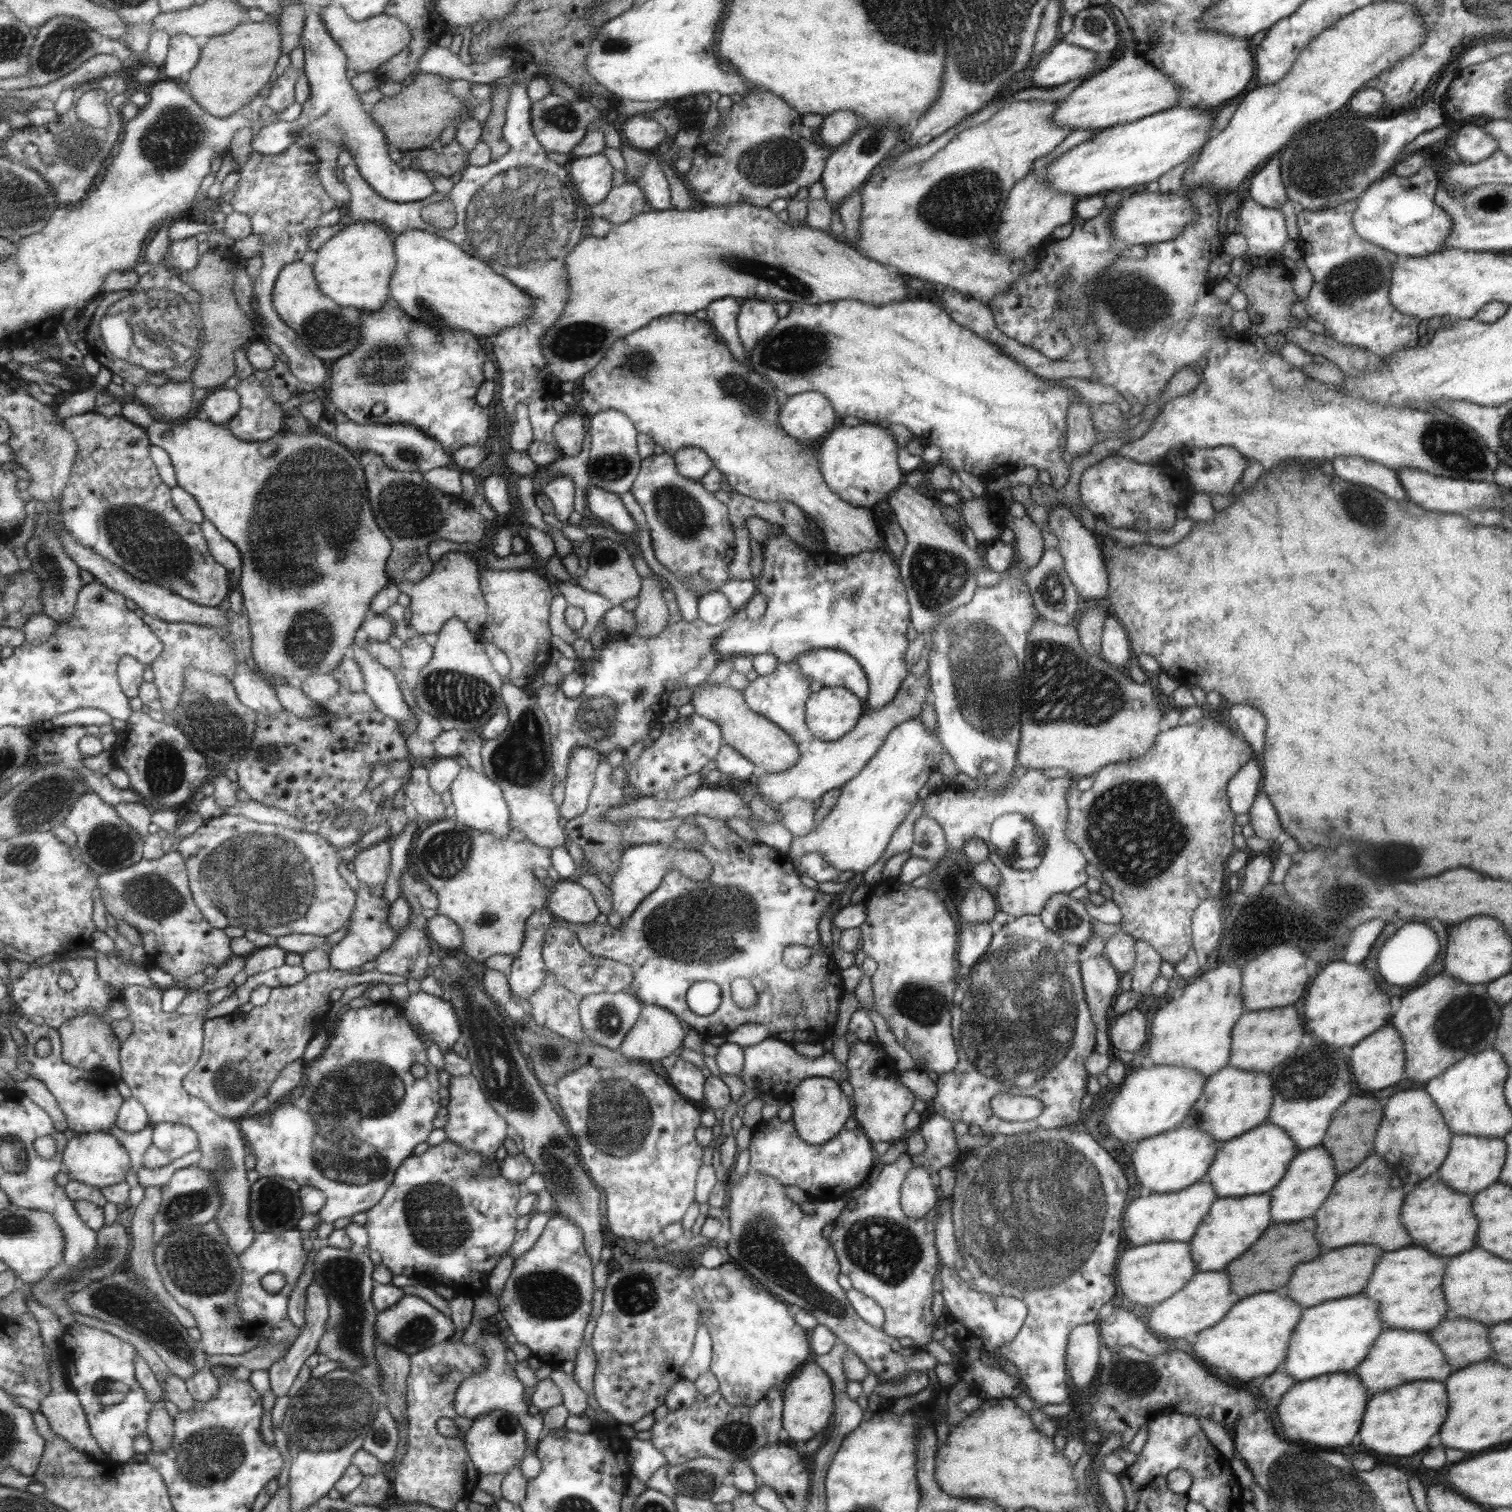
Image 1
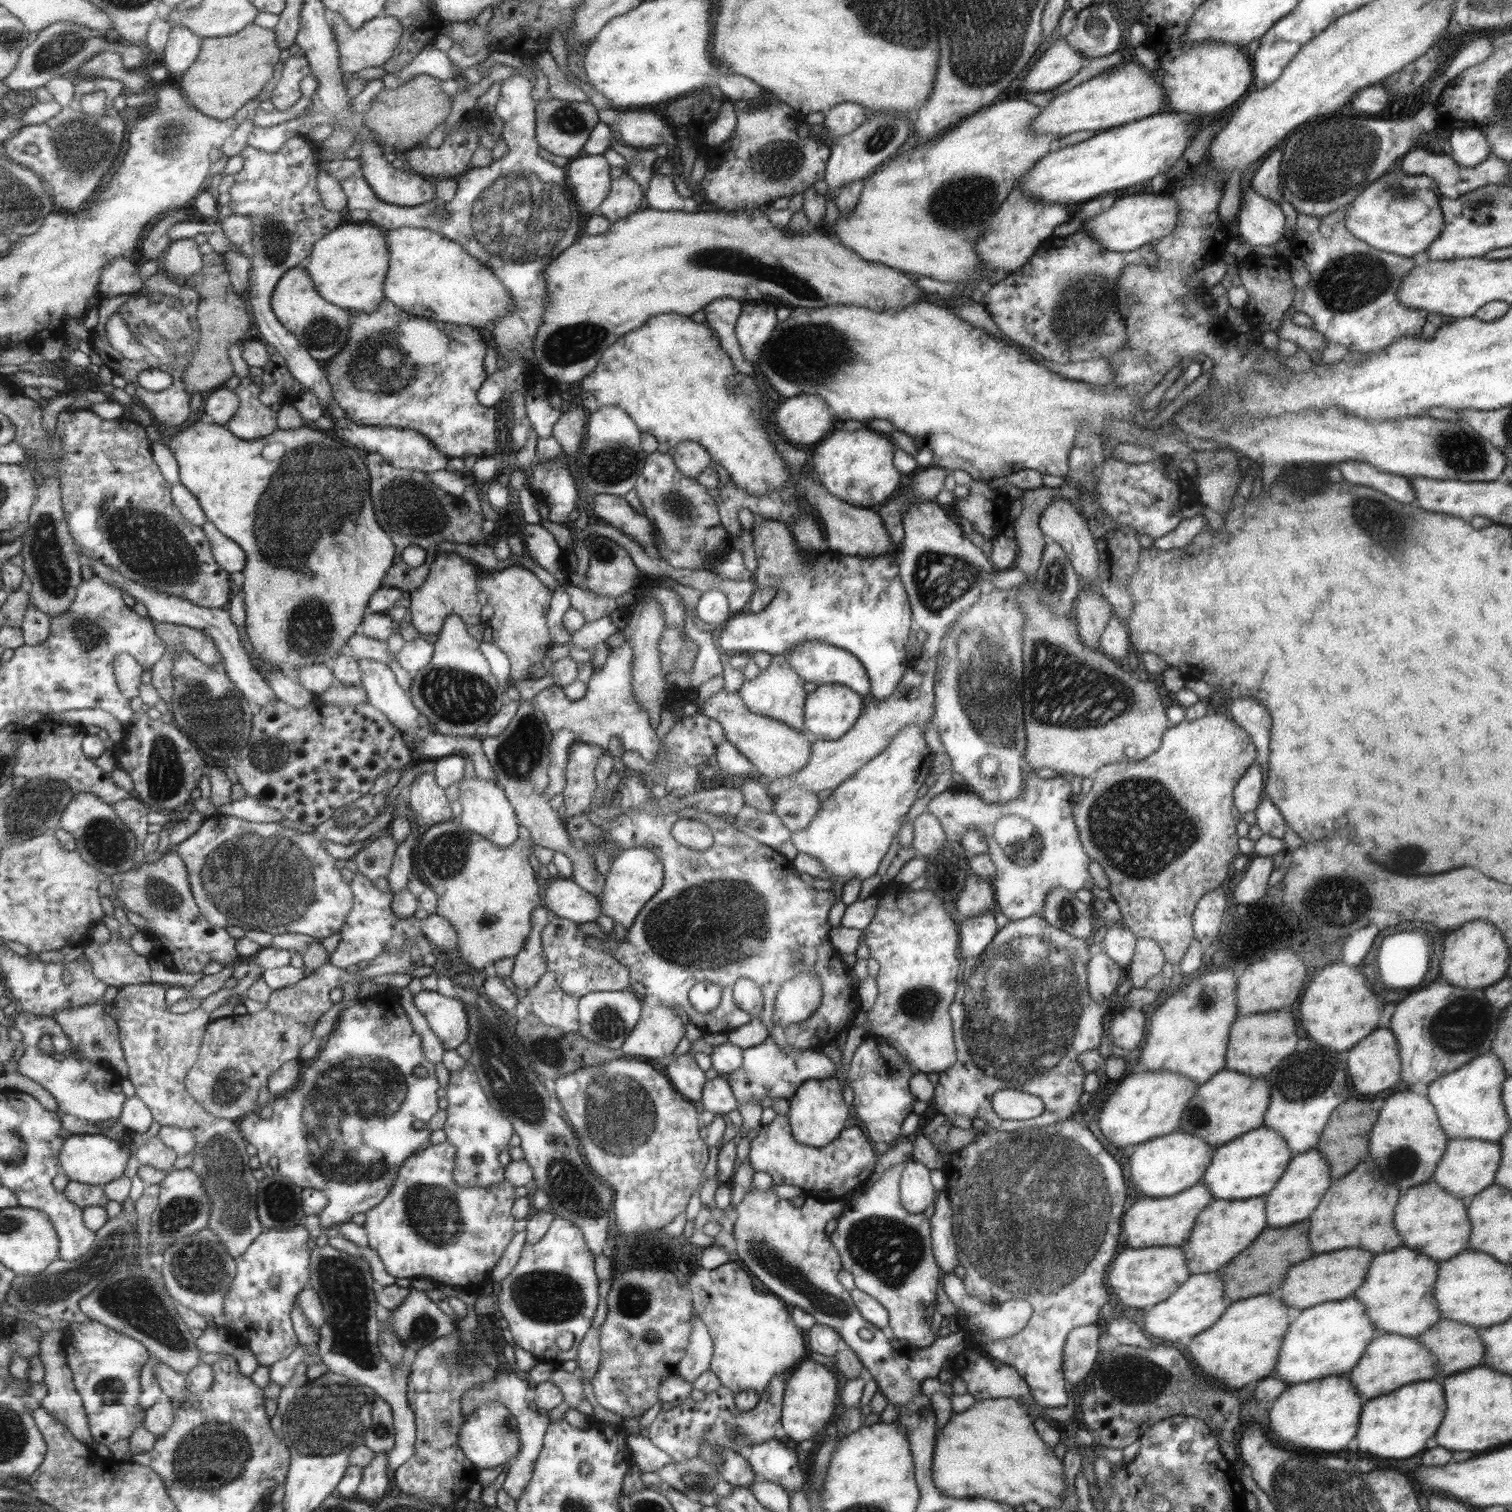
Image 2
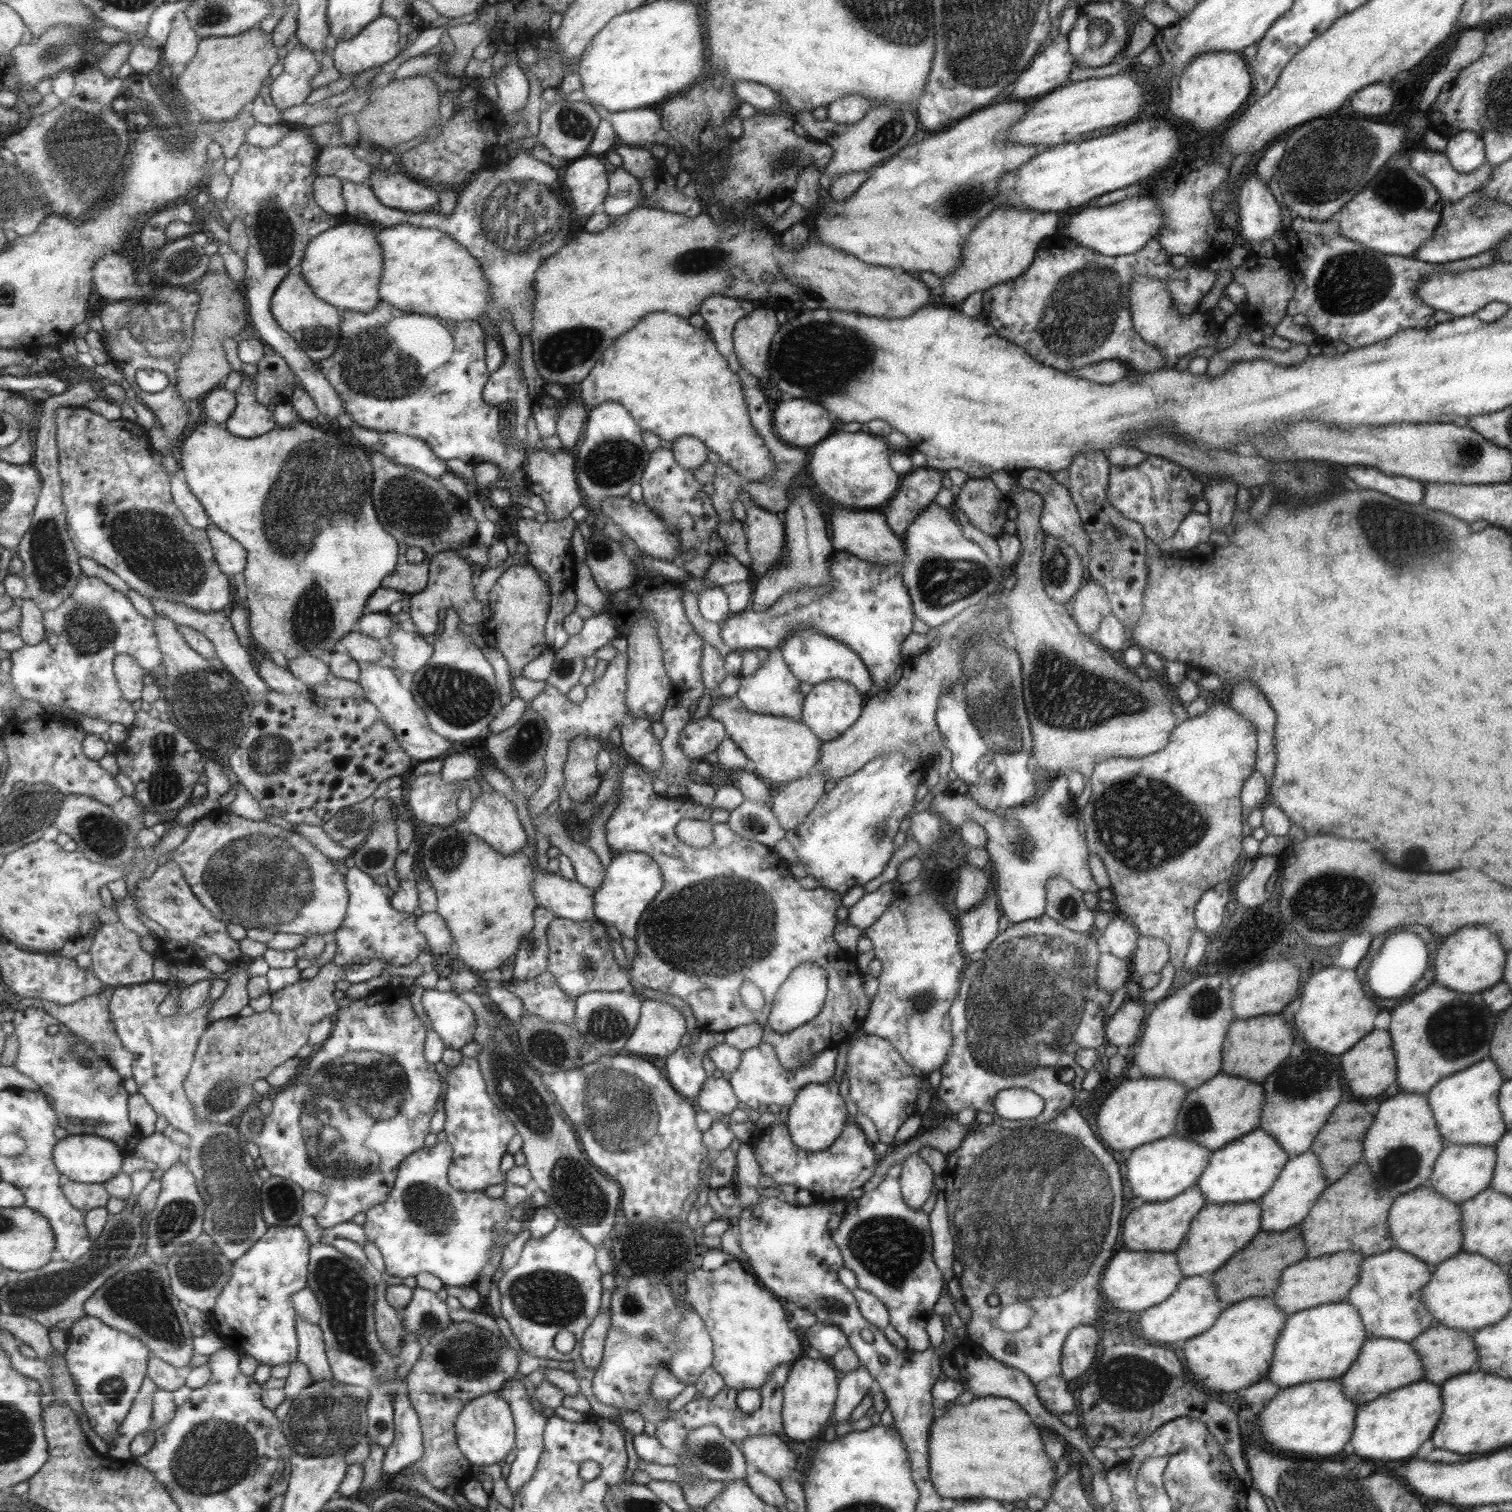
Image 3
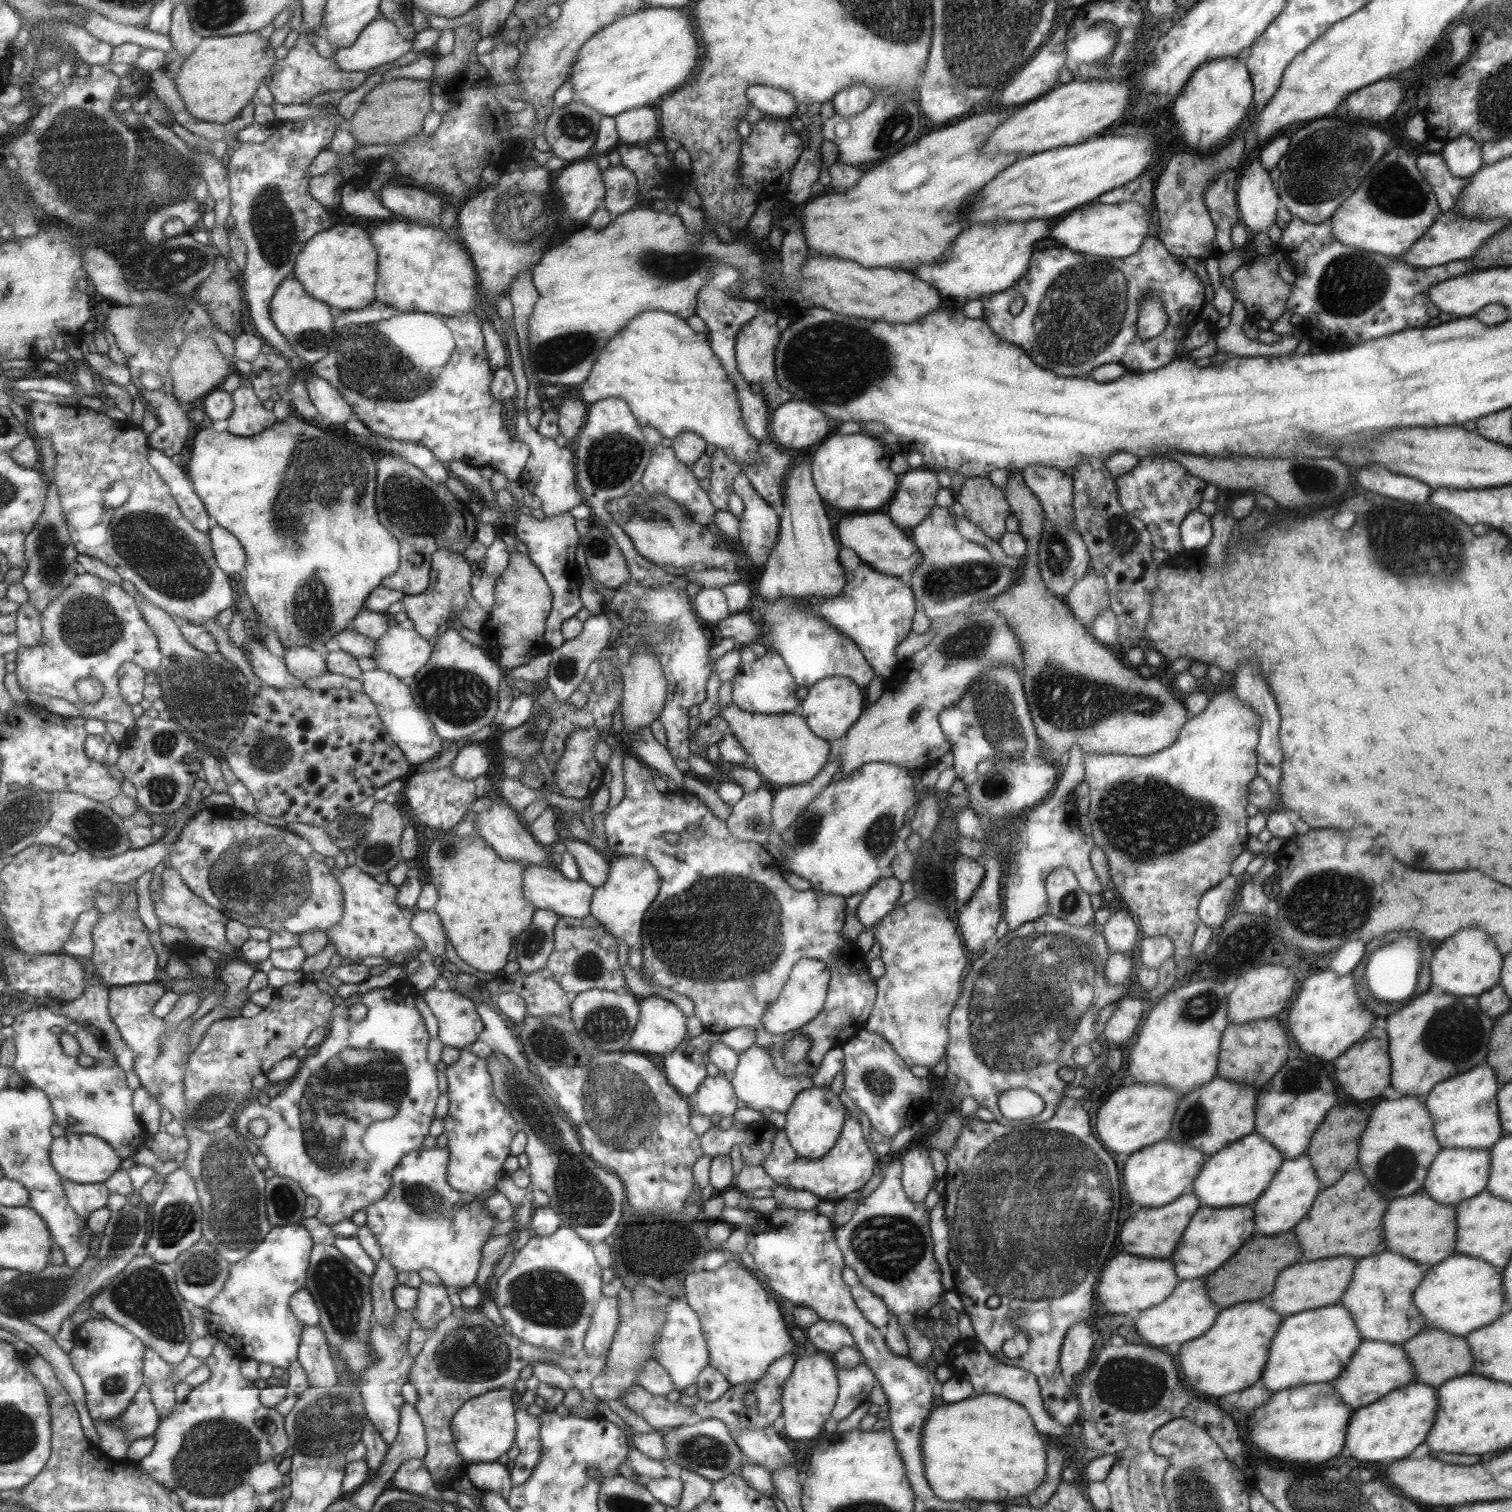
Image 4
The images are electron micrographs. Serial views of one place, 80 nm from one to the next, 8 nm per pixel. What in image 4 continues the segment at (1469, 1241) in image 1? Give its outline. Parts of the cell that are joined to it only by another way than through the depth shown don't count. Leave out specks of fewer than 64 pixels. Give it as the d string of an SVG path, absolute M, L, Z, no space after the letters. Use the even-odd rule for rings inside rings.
M1423 1189L1411 1196L1395 1198L1383 1214L1385 1242L1391 1252L1399 1252L1419 1264L1437 1264L1455 1254L1455 1208L1434 1201Z

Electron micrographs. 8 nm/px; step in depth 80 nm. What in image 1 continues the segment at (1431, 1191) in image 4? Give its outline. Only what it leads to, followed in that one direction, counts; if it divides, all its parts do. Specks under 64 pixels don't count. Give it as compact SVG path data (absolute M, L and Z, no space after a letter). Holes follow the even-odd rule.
M1452 1135L1447 1156L1443 1159L1436 1175L1451 1190L1473 1195L1498 1181L1505 1159L1506 1144L1503 1138Z

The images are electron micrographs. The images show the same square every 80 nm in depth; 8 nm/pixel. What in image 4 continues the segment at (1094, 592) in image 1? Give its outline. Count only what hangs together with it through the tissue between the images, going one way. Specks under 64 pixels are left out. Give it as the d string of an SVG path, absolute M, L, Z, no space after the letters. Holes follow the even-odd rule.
M1029 465L1021 472L1025 486L1038 498L1042 506L1044 520L1052 522L1054 526L1073 523L1072 508L1072 478L1063 475L1063 471L1053 466Z

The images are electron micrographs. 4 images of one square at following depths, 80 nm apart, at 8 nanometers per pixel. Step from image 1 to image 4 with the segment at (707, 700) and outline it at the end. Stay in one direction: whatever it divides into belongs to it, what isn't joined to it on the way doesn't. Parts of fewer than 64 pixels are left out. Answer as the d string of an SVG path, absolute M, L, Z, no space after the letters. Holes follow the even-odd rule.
M730 703L718 710L718 716L727 723L730 733L748 754L749 764L765 781L784 786L807 782L817 776L826 763L831 742L815 736L800 715L746 712Z

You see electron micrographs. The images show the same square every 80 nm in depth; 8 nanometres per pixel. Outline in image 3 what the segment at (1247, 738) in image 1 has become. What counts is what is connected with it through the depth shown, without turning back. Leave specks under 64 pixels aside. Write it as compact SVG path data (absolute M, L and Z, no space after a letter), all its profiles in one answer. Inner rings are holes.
M1242 680L1233 685L1228 705L1245 720L1248 720L1255 729L1256 750L1254 769L1265 778L1272 777L1275 764L1275 750L1273 744L1273 731L1275 726L1275 713L1260 690L1252 682Z

